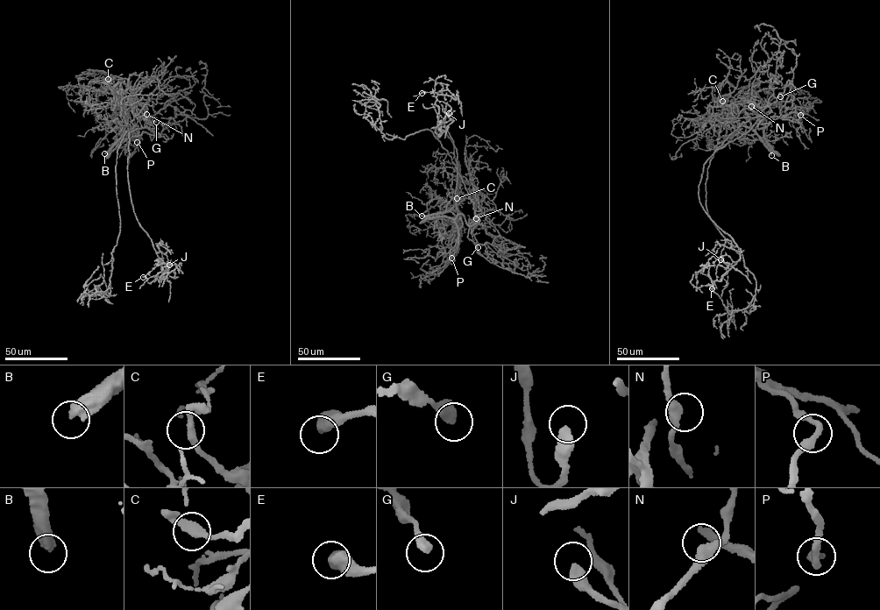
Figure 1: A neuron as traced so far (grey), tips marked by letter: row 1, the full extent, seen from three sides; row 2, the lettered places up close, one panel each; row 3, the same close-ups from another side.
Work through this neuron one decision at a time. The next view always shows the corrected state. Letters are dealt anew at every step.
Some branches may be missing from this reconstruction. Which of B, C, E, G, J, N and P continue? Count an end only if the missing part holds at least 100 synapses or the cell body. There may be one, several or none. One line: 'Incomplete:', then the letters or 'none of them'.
Incomplete: B

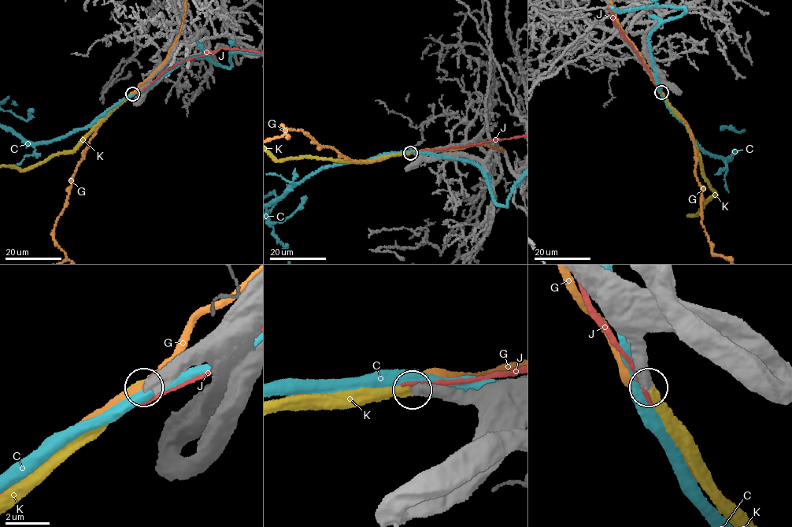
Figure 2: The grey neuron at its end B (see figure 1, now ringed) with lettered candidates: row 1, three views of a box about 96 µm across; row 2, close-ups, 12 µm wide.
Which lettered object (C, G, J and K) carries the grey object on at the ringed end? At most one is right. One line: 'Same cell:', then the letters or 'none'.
Same cell: K

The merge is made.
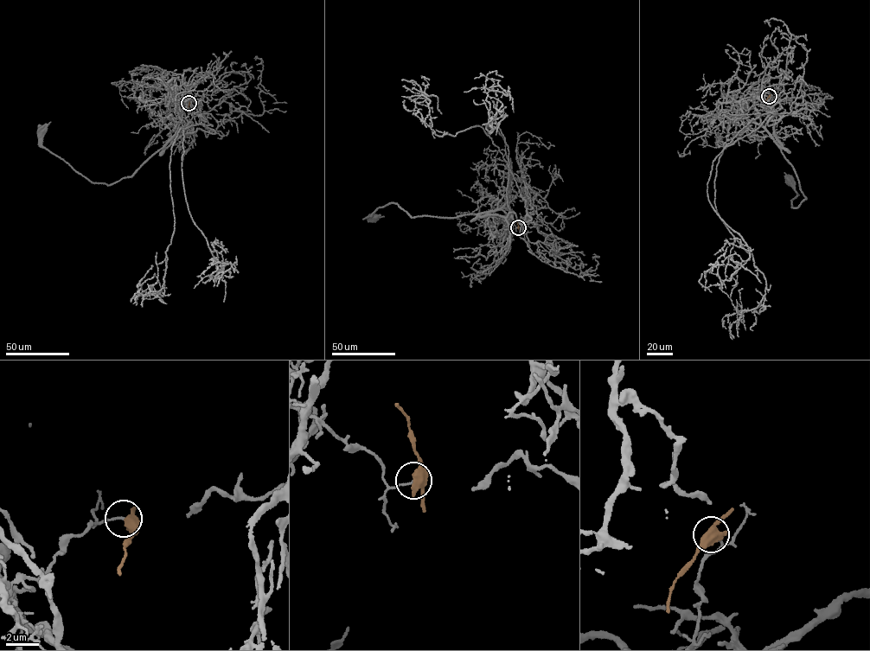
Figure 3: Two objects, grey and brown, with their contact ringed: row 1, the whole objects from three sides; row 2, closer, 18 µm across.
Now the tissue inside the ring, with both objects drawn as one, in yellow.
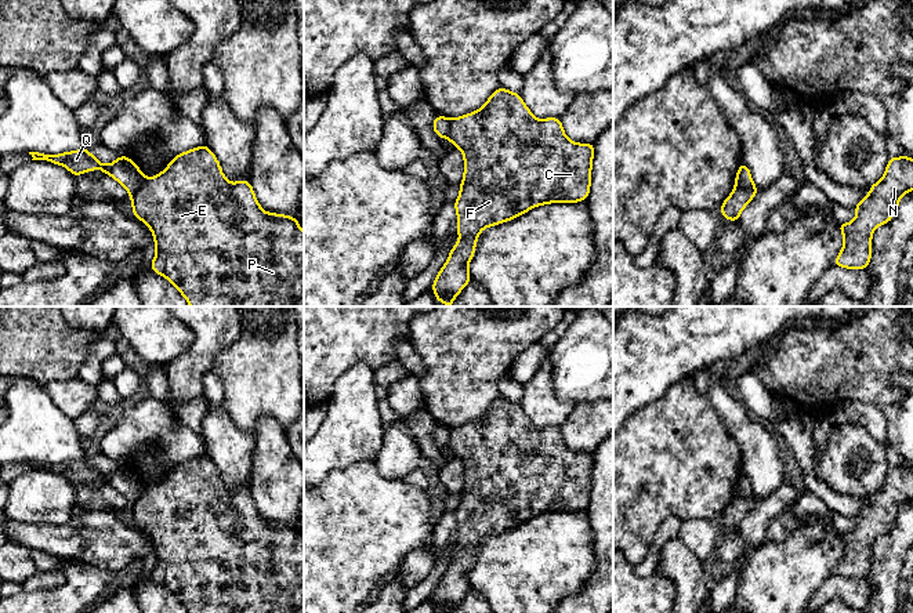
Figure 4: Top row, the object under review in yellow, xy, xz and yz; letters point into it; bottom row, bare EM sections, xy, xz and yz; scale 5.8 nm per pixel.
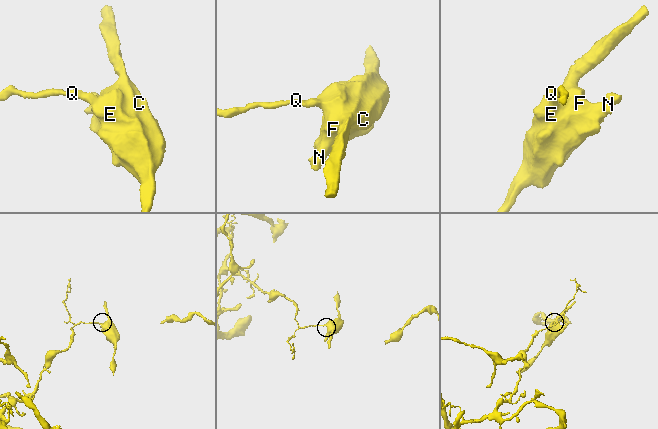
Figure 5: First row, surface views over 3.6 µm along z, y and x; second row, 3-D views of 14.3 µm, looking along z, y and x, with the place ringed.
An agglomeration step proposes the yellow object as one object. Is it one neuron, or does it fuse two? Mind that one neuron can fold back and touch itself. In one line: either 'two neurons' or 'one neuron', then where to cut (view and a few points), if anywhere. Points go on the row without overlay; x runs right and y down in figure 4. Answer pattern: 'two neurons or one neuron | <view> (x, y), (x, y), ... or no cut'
two neurons | xz (450, 428), (446, 446)

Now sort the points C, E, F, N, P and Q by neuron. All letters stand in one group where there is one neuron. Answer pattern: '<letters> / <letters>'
C E F N P / Q

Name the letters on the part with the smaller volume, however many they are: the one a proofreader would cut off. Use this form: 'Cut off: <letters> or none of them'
Cut off: C, E, F, N, P

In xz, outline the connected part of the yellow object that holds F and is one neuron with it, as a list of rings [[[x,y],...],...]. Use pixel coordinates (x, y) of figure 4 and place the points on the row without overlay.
[[[497,398],[477,421],[450,428],[448,449],[463,461],[464,487],[454,511],[460,548],[432,592],[435,607],[453,613],[470,592],[468,572],[483,537],[507,532],[536,515],[577,512],[590,503],[594,453],[575,453],[564,442],[561,428],[536,428],[522,407]]]

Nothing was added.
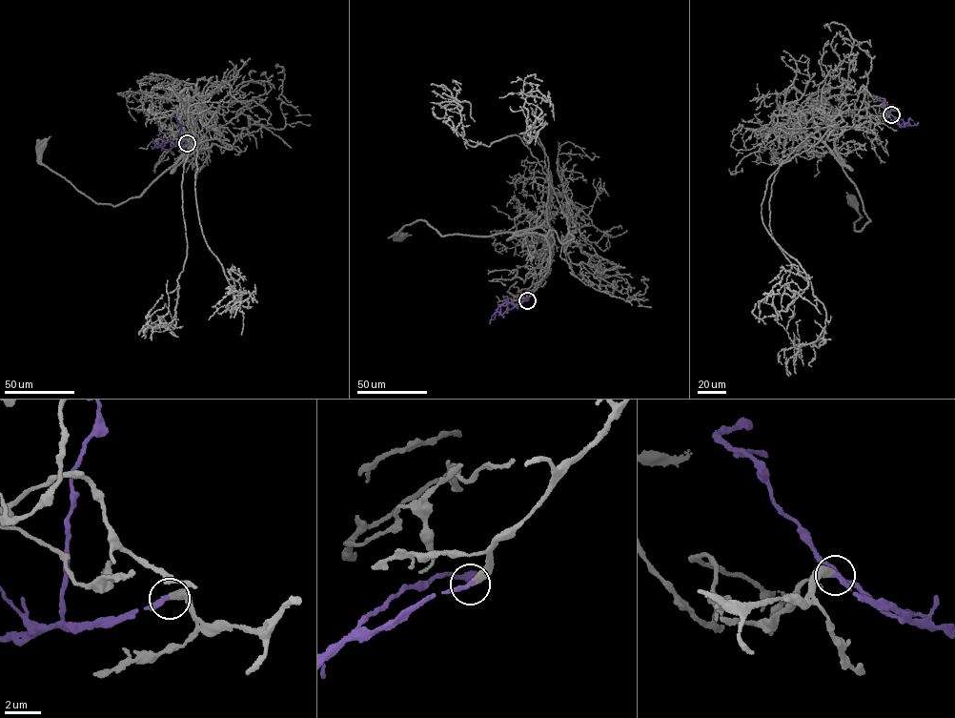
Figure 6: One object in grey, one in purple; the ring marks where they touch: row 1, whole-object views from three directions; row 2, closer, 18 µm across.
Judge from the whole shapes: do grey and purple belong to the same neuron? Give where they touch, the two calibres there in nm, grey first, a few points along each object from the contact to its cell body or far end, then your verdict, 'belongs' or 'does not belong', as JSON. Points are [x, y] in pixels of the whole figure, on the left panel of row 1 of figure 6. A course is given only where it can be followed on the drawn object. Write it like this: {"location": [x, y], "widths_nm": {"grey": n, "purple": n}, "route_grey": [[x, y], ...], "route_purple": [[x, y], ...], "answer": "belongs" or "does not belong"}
{"location": [187, 143], "widths_nm": {"grey": 320, "purple": 240}, "route_grey": [[187, 143], [209, 148], [114, 206], [94, 202], [49, 169], [41, 145]], "route_purple": [[187, 143], [165, 149], [160, 145], [165, 141], [158, 135], [162, 132]], "answer": "belongs"}

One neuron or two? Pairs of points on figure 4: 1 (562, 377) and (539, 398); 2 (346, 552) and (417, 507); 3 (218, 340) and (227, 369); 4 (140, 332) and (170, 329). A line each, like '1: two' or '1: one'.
1: two
2: one
3: two
4: one

